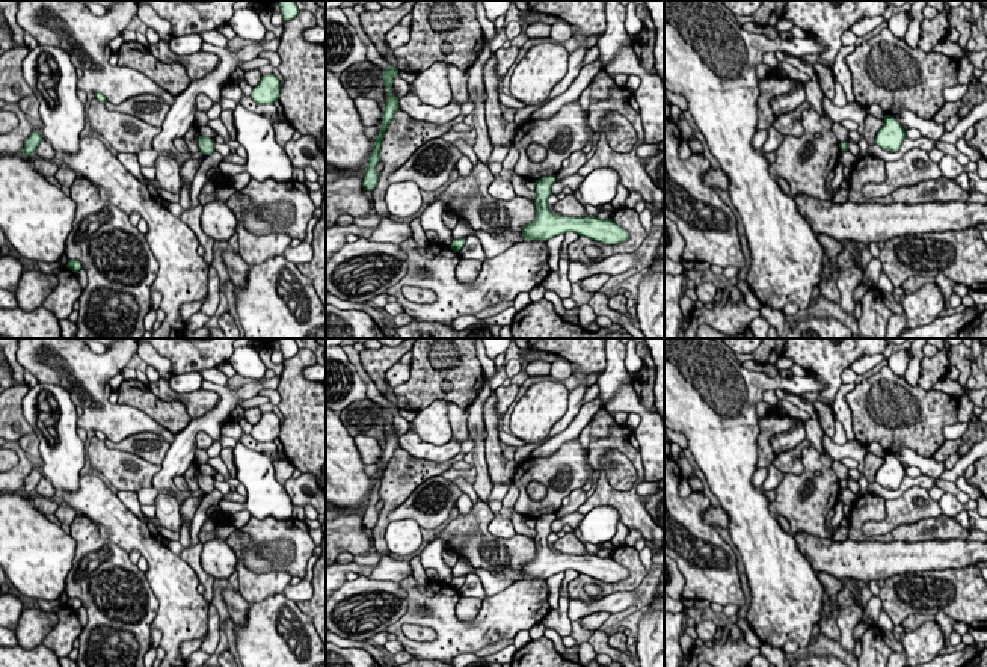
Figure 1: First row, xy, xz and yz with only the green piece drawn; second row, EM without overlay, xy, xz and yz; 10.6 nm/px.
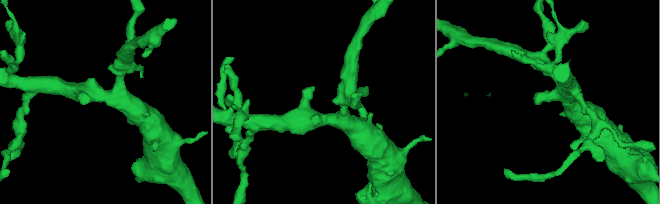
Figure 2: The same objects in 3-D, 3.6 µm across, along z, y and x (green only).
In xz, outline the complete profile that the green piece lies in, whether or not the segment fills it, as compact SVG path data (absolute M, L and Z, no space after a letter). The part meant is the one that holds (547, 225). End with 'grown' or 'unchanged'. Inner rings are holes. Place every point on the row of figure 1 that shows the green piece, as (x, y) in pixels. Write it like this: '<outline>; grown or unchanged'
M555 175L536 180L536 219L522 228L524 240L548 241L566 232L575 232L580 237L587 237L608 246L628 240L628 232L611 219L598 219L595 216L567 217L551 213L548 198L554 183Z; unchanged

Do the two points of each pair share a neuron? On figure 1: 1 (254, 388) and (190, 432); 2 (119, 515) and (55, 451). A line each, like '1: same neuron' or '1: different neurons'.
1: same neuron
2: different neurons

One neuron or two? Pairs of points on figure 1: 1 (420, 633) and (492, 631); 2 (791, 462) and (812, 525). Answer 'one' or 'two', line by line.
1: two
2: two

